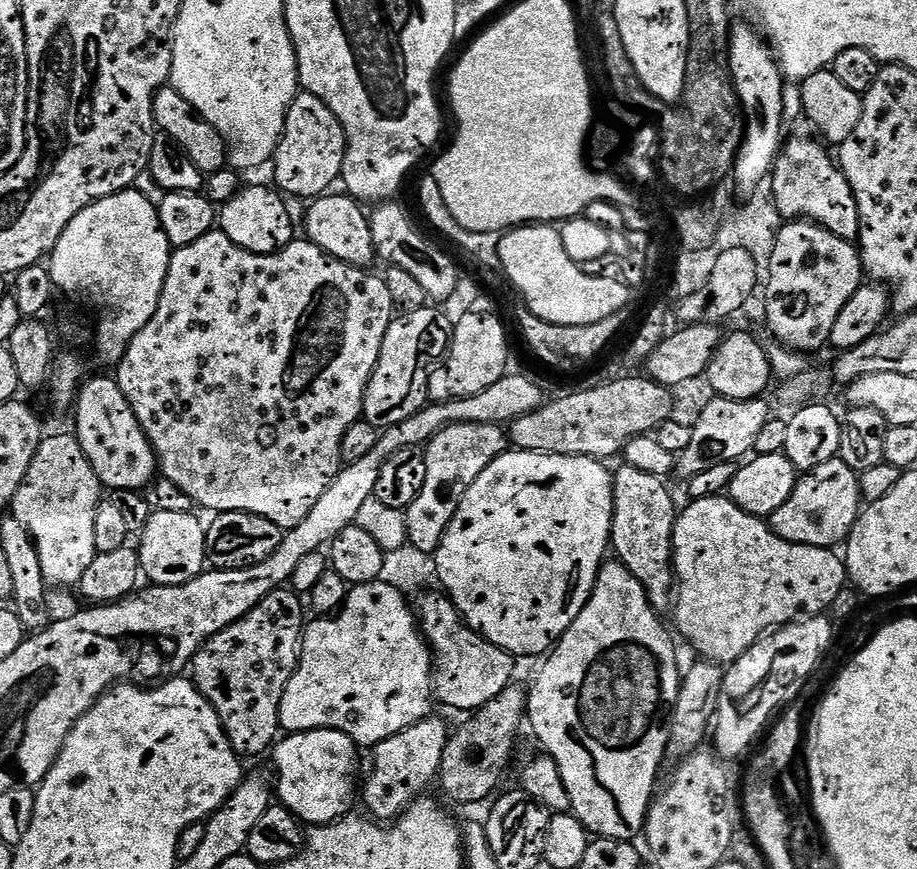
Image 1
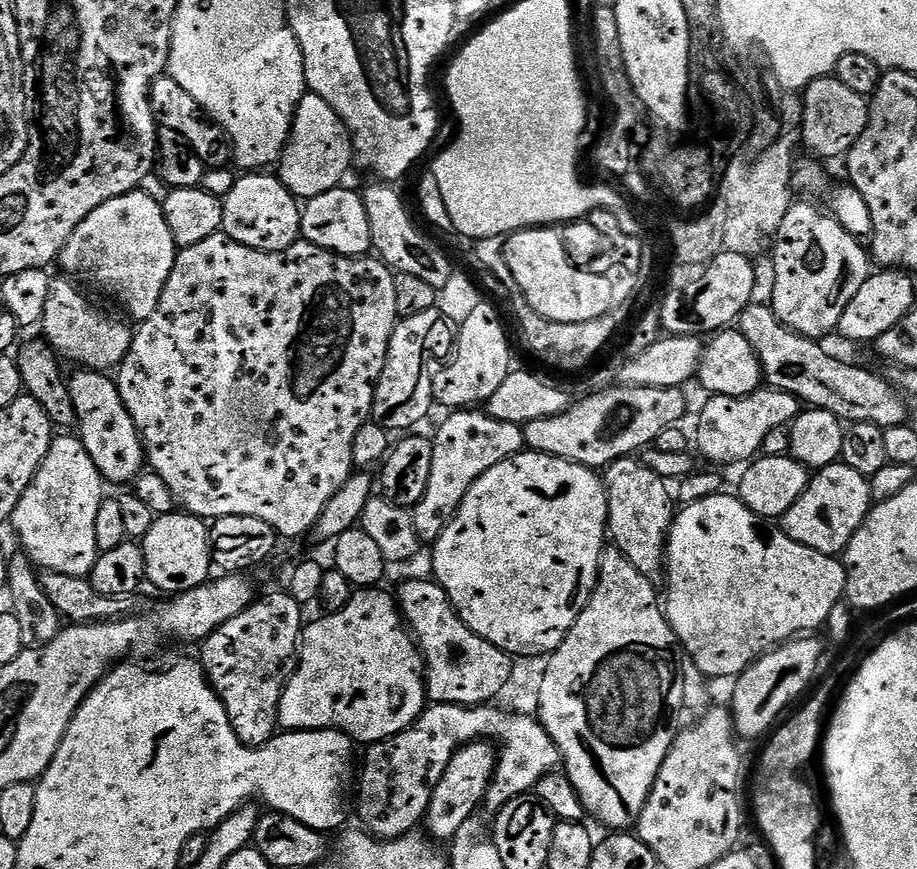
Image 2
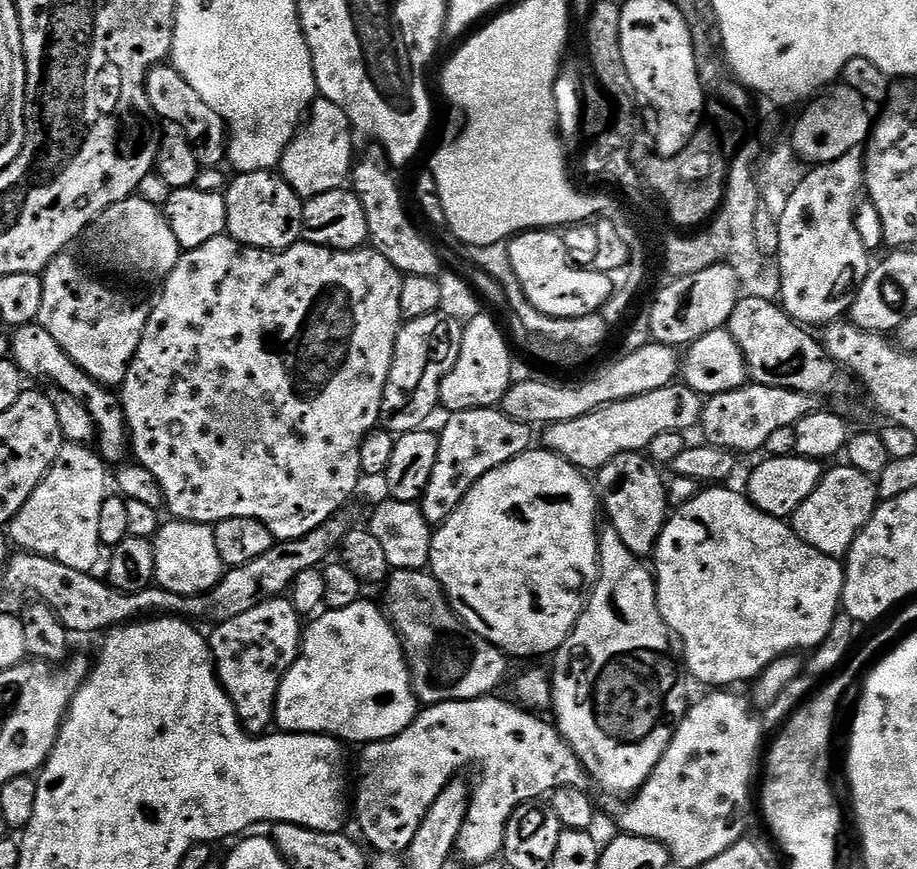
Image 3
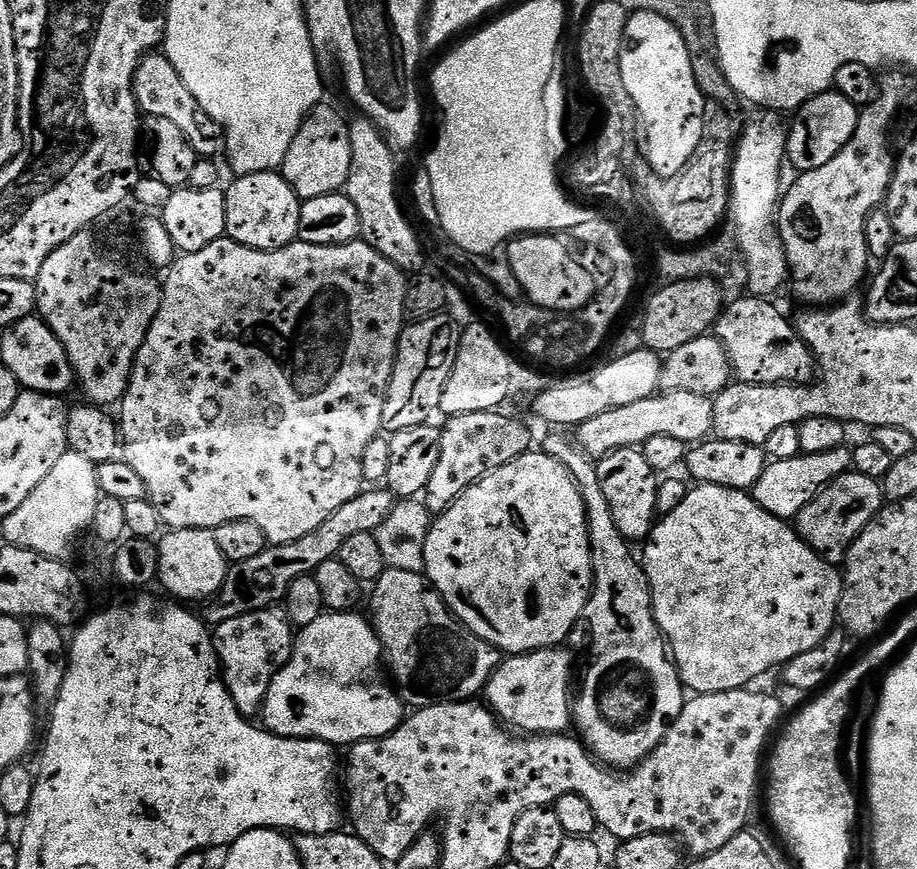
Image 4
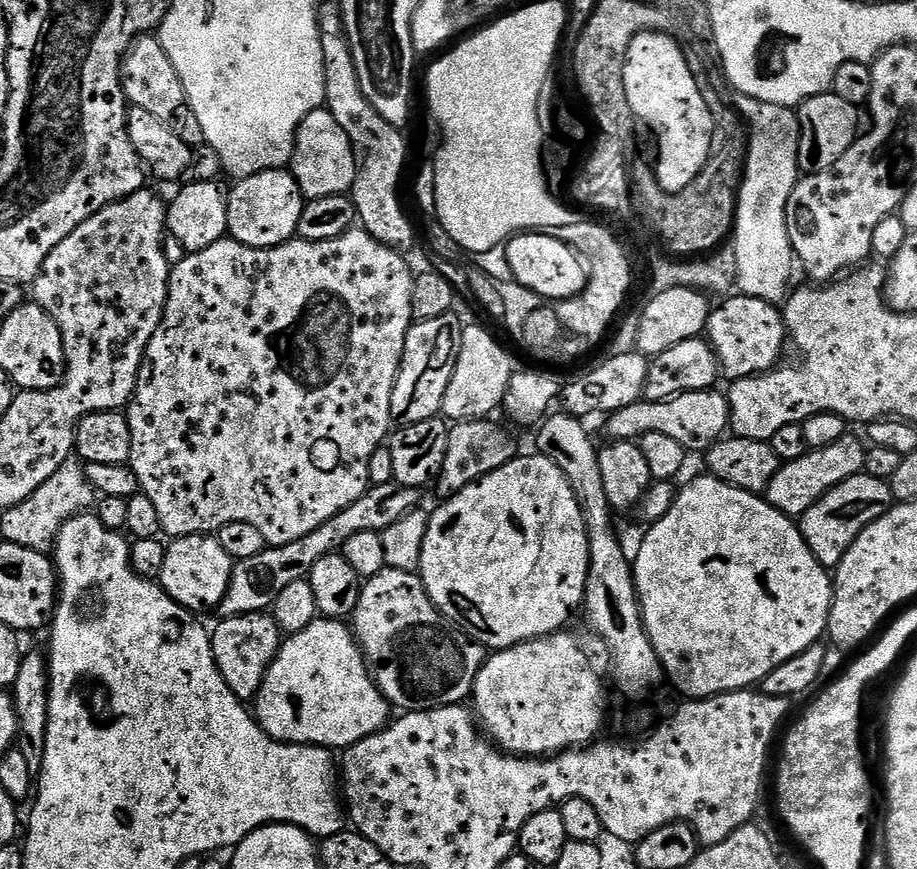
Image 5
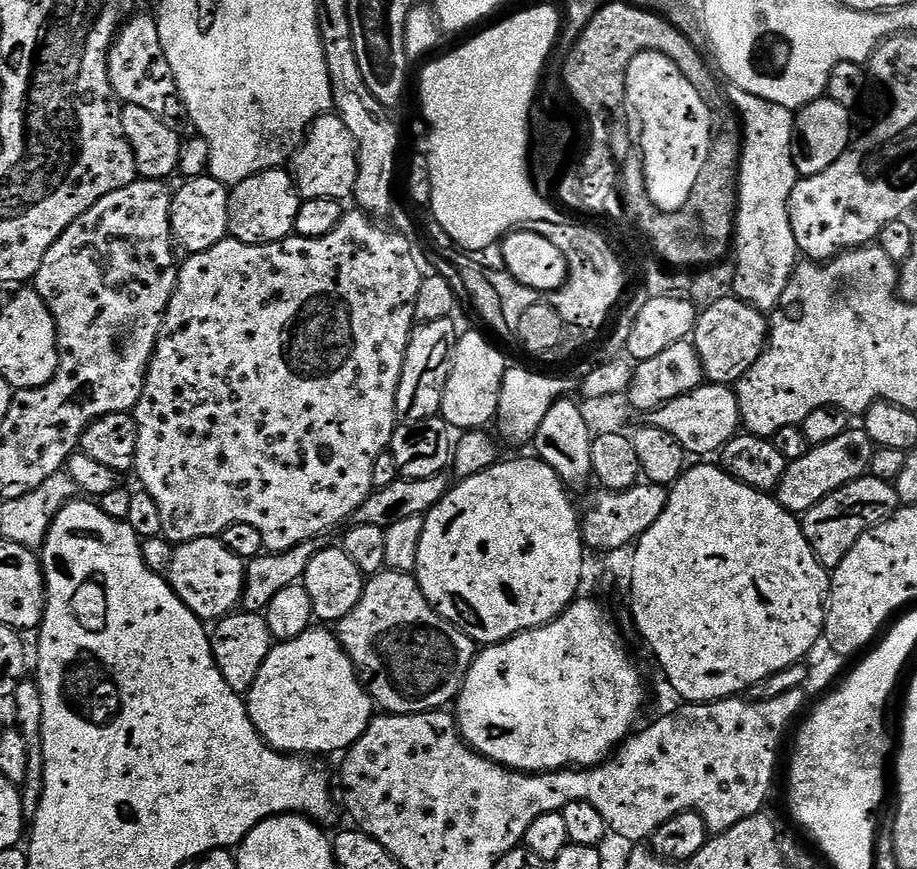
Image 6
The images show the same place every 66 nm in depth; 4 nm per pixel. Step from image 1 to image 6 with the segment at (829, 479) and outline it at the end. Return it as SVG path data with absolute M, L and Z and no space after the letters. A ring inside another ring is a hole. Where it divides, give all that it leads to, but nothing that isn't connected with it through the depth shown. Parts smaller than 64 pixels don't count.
M869 474L842 486L834 494L822 498L822 502L818 502L810 511L803 513L804 537L806 542L810 542L820 565L825 570L831 570L838 566L838 562L842 562L842 558L846 558L846 554L850 554L854 542L858 542L858 538L862 538L868 528L889 520L899 507L901 503L895 487L889 481L879 480Z

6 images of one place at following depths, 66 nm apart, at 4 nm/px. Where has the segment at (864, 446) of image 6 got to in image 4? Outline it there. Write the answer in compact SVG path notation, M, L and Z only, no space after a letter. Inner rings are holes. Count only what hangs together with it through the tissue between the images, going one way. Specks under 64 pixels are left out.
M847 447L835 448L822 454L806 452L786 462L773 460L762 472L762 478L758 478L758 482L751 488L750 495L758 502L758 506L762 506L779 520L792 522L820 491L851 468L852 453Z

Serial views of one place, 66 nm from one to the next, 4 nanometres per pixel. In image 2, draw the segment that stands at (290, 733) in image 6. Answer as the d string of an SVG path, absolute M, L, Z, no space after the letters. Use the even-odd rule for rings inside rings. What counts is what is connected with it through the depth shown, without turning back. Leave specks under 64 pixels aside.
M383 587L365 588L353 591L350 602L340 612L321 615L321 620L316 620L303 629L302 639L298 649L298 663L296 671L288 679L284 693L280 699L279 727L284 730L315 730L318 728L335 728L337 732L345 732L353 741L364 743L364 746L377 744L379 740L390 740L408 727L420 717L426 707L426 685L424 683L424 661L420 655L420 649L398 607L397 601L388 592L383 592Z

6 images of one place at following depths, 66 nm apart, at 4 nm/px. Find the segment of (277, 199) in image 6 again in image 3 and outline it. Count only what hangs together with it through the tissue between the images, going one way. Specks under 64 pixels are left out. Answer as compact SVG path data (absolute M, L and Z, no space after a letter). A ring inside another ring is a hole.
M269 170L241 172L235 178L237 180L233 184L231 181L224 192L227 235L233 236L239 244L271 252L281 252L301 239L304 200L284 181L283 176Z

